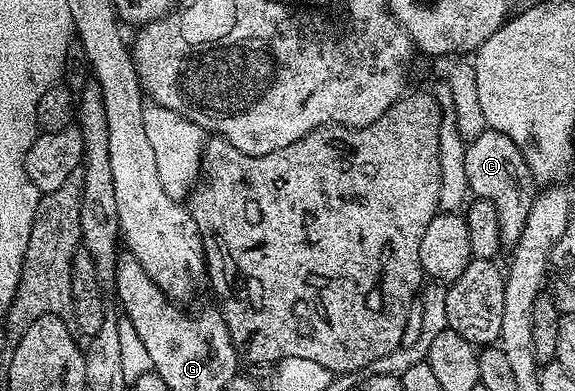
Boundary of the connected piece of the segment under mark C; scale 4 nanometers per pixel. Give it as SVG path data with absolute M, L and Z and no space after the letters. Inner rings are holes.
M485 128L484 132L465 144L464 158L471 196L494 203L498 211L500 240L505 246L515 246L522 235L522 229L526 227L526 217L530 215L532 201L538 192L530 167L526 159L522 159L522 151L516 146L514 139L510 139L510 135Z

